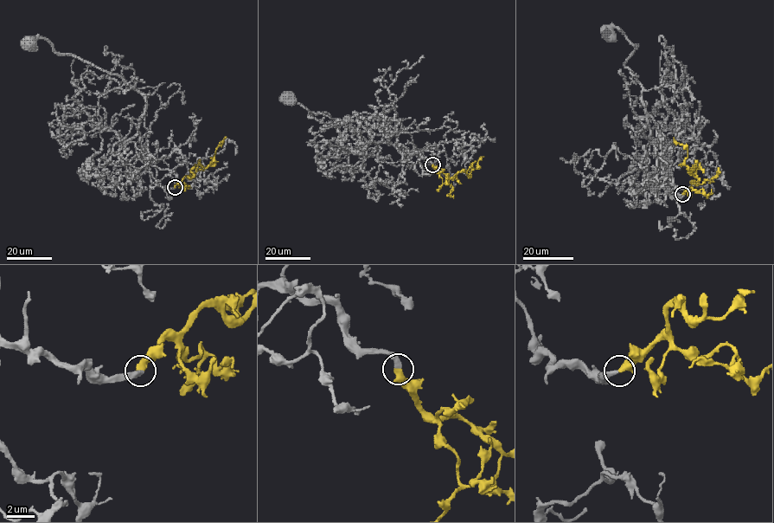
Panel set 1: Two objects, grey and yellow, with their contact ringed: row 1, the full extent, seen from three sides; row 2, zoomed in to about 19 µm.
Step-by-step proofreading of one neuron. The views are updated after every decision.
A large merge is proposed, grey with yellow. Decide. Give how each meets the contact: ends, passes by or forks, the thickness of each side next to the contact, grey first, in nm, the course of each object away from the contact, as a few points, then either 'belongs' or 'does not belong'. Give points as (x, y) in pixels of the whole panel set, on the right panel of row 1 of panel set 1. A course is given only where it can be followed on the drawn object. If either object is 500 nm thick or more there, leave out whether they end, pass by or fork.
grey ends; yellow ends; calibres 360 and 480 nm; course grey (682, 194), (668, 189), (666, 141), (645, 111), (642, 87), (624, 65), (637, 46), (617, 28), (608, 34); course yellow (682, 194), (692, 182), (697, 184), (698, 179), (689, 174), (684, 161), (687, 149), (674, 137); belongs

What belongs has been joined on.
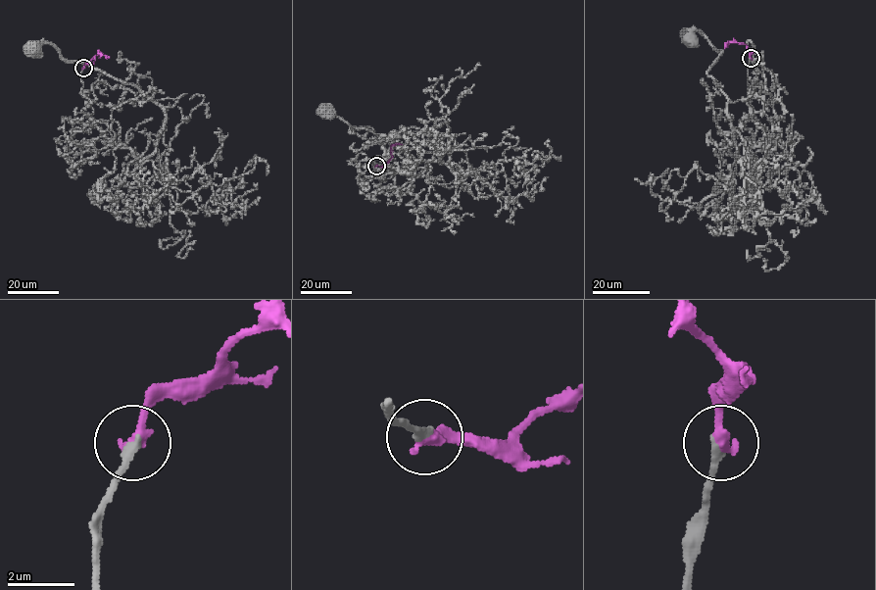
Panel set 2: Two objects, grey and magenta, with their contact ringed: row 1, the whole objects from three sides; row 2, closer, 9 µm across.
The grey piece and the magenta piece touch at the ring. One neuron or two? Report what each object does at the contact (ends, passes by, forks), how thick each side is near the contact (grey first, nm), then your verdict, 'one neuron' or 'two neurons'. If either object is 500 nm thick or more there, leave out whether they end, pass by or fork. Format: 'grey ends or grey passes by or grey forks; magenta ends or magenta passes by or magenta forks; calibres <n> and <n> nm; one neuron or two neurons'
grey ends; magenta ends; calibres 280 and 360 nm; one neuron

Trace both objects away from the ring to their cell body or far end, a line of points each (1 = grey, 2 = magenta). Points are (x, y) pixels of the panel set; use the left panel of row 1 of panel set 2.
1: (83, 68), (82, 112), (149, 156), (165, 112), (52, 45), (36, 49)
2: (83, 68), (99, 53), (109, 57)

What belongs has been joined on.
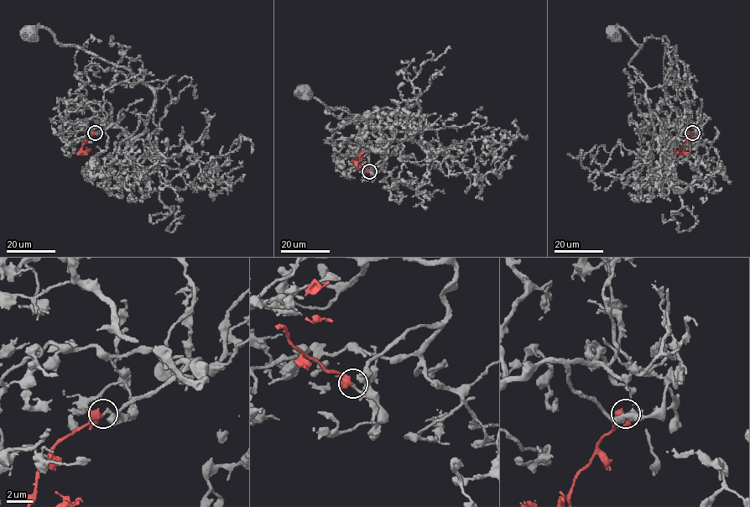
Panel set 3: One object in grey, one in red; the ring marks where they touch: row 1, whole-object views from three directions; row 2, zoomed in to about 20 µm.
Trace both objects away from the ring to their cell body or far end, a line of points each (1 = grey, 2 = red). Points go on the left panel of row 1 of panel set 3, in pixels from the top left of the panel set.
1: (95, 133), (112, 122), (127, 136), (139, 135), (154, 93), (125, 68), (61, 44), (48, 29), (33, 33)
2: (95, 133), (86, 138), (80, 151), (84, 154), (91, 148)

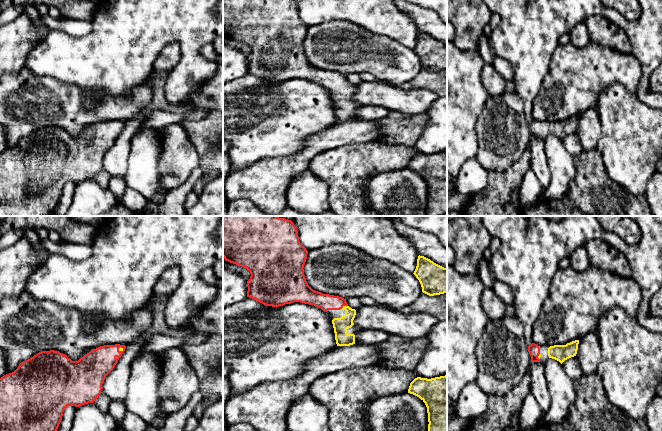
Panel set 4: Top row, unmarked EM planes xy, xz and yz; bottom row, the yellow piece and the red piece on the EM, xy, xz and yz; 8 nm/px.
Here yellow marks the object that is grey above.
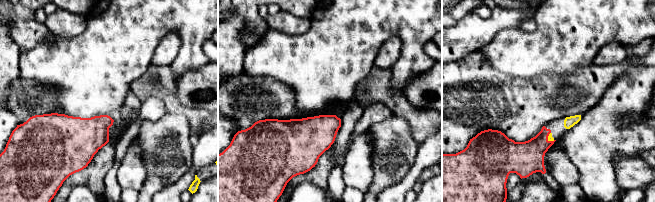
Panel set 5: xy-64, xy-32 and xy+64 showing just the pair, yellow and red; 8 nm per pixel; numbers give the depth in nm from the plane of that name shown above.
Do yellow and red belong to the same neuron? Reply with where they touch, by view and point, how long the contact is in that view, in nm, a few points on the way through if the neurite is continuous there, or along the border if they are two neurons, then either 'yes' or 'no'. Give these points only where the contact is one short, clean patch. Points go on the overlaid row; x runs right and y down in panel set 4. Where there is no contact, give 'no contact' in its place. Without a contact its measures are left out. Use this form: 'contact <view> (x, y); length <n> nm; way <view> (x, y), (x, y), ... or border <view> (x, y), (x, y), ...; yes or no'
contact xz (344, 306); length 60 nm; way xz (340, 325), (347, 318), (344, 306), (326, 302); yes

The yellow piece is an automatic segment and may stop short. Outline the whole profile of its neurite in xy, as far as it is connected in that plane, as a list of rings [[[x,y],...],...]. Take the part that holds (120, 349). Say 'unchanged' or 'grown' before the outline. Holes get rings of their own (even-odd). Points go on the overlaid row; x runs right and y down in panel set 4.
grown; [[[120,344],[100,346],[96,349],[92,349],[78,361],[72,361],[67,355],[60,353],[59,351],[42,351],[30,359],[21,362],[14,372],[0,378],[0,431],[57,431],[62,420],[63,412],[67,406],[79,407],[81,405],[93,403],[100,396],[103,389],[102,384],[104,383],[106,376],[114,369],[125,349],[126,346]]]

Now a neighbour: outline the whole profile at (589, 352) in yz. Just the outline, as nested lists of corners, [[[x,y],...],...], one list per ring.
[[[595,332],[588,333],[579,341],[576,358],[583,374],[590,375],[596,372],[601,353],[600,343]]]

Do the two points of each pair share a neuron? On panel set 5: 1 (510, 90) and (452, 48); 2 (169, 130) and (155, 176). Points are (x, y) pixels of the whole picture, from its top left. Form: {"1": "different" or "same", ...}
{"1": "different", "2": "same"}

